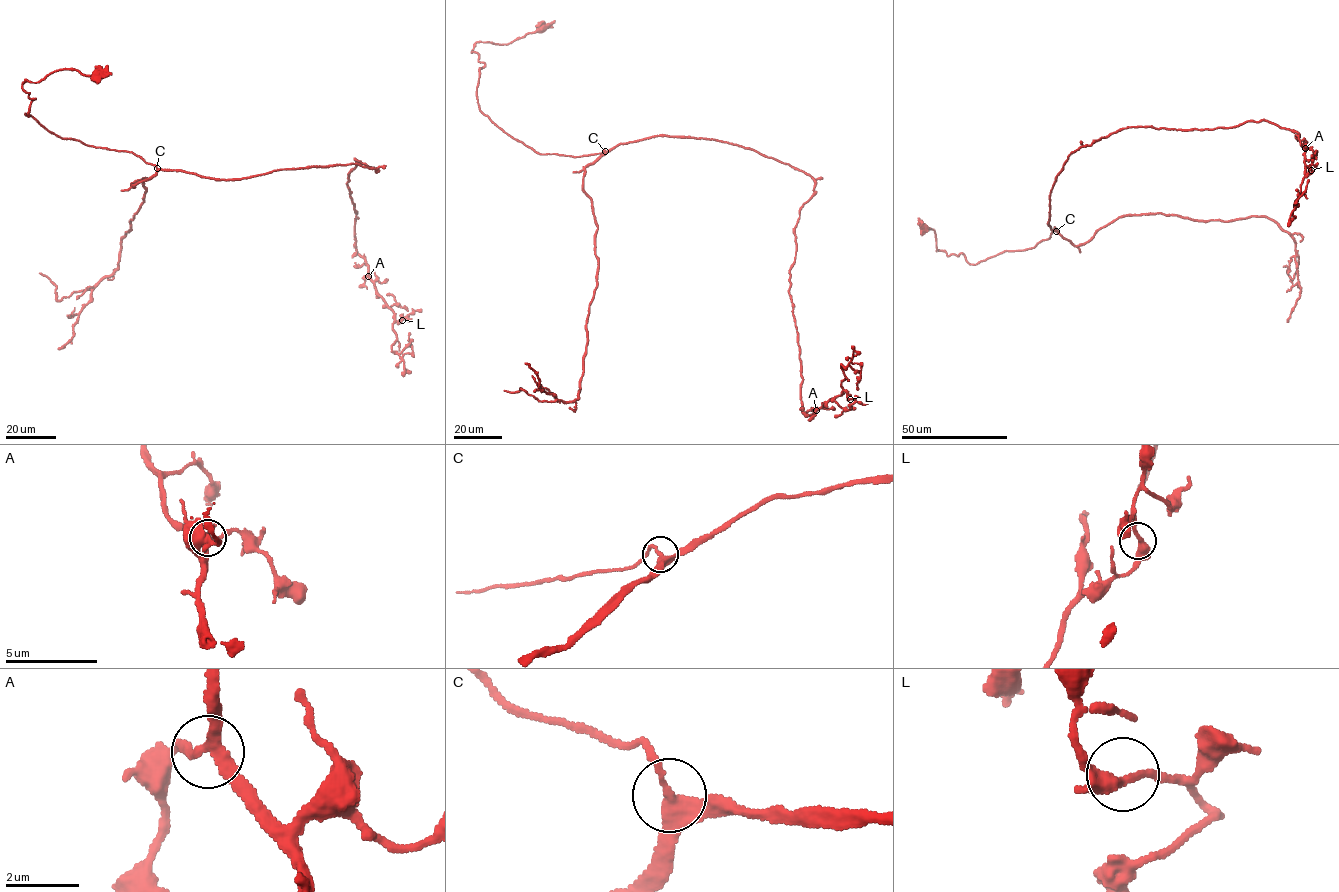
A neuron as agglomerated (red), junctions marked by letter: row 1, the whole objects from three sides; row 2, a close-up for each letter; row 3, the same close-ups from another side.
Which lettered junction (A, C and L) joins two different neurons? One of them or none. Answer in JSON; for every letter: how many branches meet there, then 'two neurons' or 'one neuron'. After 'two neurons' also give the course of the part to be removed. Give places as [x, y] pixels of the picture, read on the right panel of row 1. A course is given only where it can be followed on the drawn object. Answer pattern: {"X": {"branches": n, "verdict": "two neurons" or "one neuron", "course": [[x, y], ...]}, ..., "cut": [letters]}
{"A": {"branches": 3, "verdict": "one neuron"}, "C": {"branches": 3, "verdict": "one neuron"}, "L": {"branches": 3, "verdict": "one neuron"}, "cut": []}

